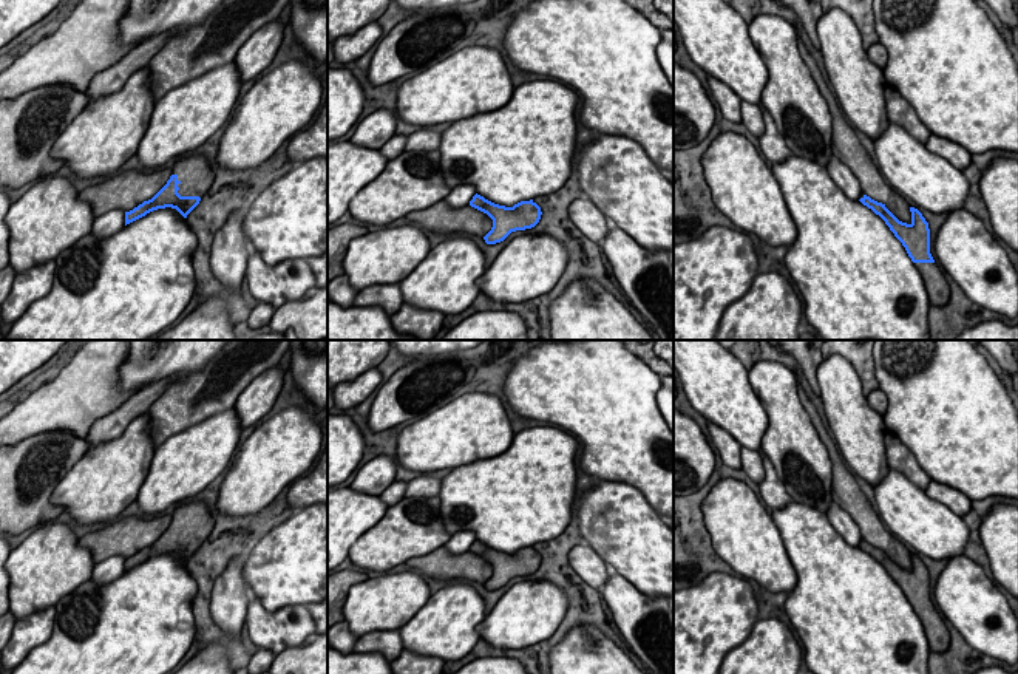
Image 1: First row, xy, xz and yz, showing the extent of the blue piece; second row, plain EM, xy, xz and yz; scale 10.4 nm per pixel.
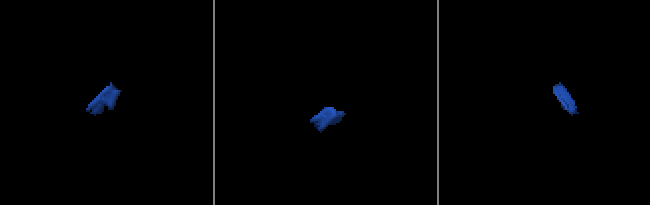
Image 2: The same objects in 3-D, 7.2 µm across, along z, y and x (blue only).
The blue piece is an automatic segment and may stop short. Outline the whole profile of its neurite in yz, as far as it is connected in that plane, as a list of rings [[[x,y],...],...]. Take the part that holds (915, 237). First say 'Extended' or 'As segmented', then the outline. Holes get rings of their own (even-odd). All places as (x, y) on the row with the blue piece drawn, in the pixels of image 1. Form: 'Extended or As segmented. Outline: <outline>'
Extended. Outline: [[[864,192],[859,201],[879,215],[902,243],[924,280],[930,305],[945,306],[950,300],[950,286],[930,254],[930,229],[922,213],[910,207],[911,223],[907,224],[899,221],[885,204],[871,199]]]

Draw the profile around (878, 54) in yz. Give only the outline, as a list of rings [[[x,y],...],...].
[[[881,42],[871,45],[867,53],[868,53],[868,59],[874,65],[877,65],[881,70],[887,66],[888,54],[887,54],[885,46]]]

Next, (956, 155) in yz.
[[[930,133],[927,148],[947,159],[955,168],[964,170],[972,164],[972,155],[962,145]]]

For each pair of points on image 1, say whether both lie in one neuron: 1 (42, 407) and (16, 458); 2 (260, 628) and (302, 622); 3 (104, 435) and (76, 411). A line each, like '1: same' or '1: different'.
1: different
2: same
3: different

